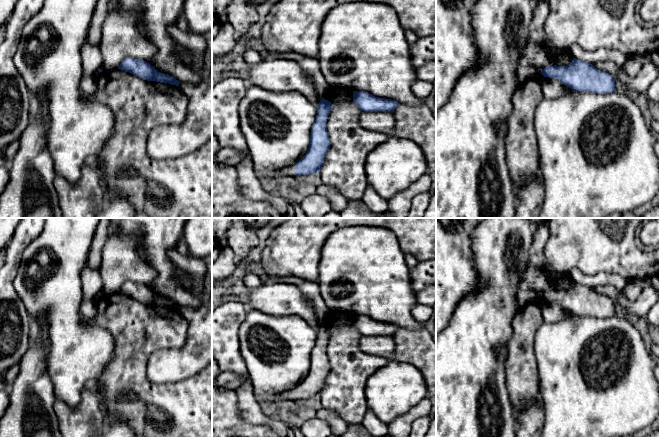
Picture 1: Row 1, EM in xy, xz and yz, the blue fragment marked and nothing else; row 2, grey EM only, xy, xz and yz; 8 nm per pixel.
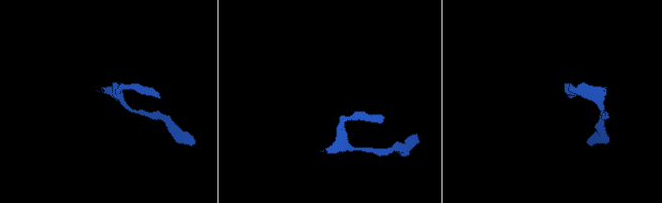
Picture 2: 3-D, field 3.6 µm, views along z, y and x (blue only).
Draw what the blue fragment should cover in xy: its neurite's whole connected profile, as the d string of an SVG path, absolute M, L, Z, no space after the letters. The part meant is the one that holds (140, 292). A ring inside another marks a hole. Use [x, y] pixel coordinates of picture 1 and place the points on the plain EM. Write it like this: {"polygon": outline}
{"polygon": "M126 282L120 288L118 293L129 296L147 305L169 307L176 310L179 310L180 307L180 305L176 304L174 301L158 296L153 290L151 290L148 286L144 284Z"}

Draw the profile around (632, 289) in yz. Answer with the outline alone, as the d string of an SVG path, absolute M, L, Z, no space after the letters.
M628 281L628 283L623 288L623 293L630 301L635 301L641 294L643 288L638 283L638 281Z

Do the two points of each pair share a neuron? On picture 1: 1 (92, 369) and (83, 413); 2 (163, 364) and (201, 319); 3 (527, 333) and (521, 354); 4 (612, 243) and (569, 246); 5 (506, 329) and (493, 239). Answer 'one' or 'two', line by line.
1: two
2: one
3: one
4: one
5: one

